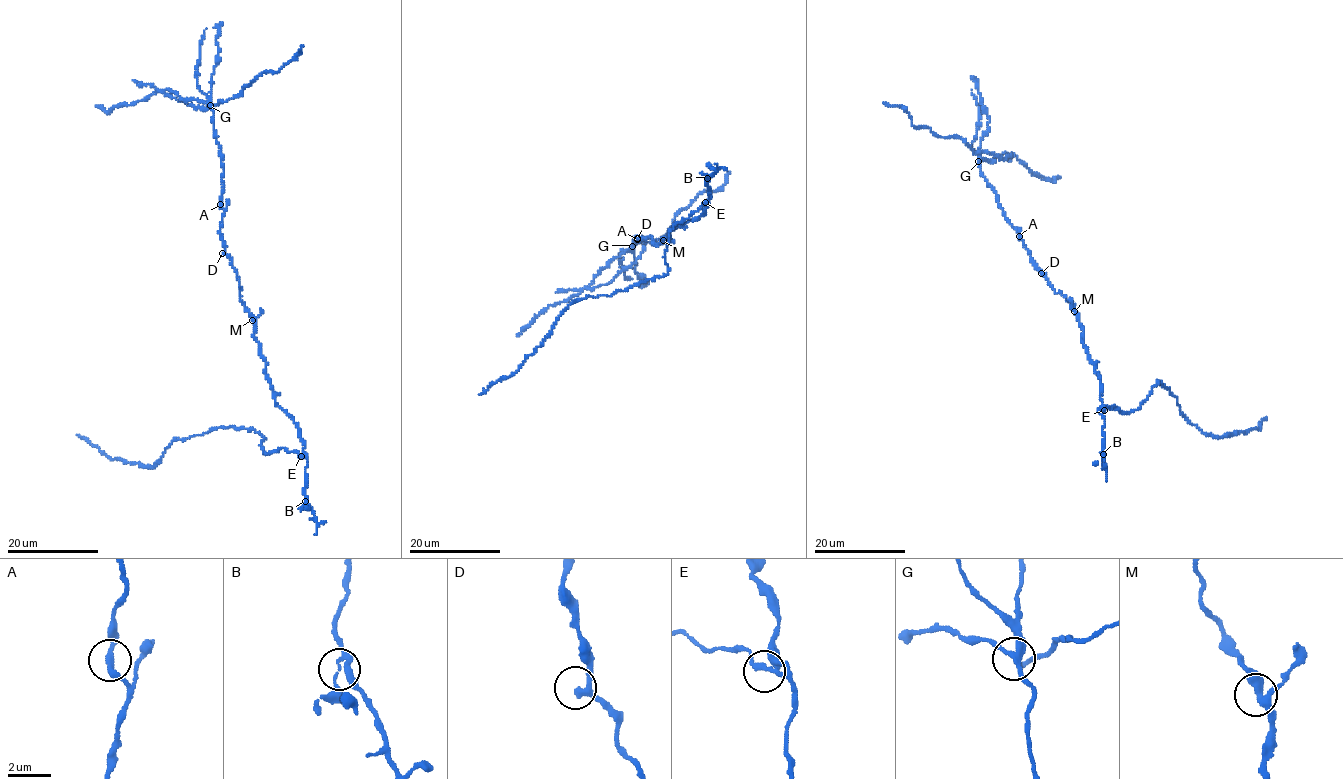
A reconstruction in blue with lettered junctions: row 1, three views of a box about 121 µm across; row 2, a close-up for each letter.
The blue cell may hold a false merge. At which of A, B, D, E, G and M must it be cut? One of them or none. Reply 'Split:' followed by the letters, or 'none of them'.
Split: G

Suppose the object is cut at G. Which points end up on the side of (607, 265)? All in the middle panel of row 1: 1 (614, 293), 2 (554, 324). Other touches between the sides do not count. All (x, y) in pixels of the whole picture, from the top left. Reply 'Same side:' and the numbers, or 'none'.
Same side: none

